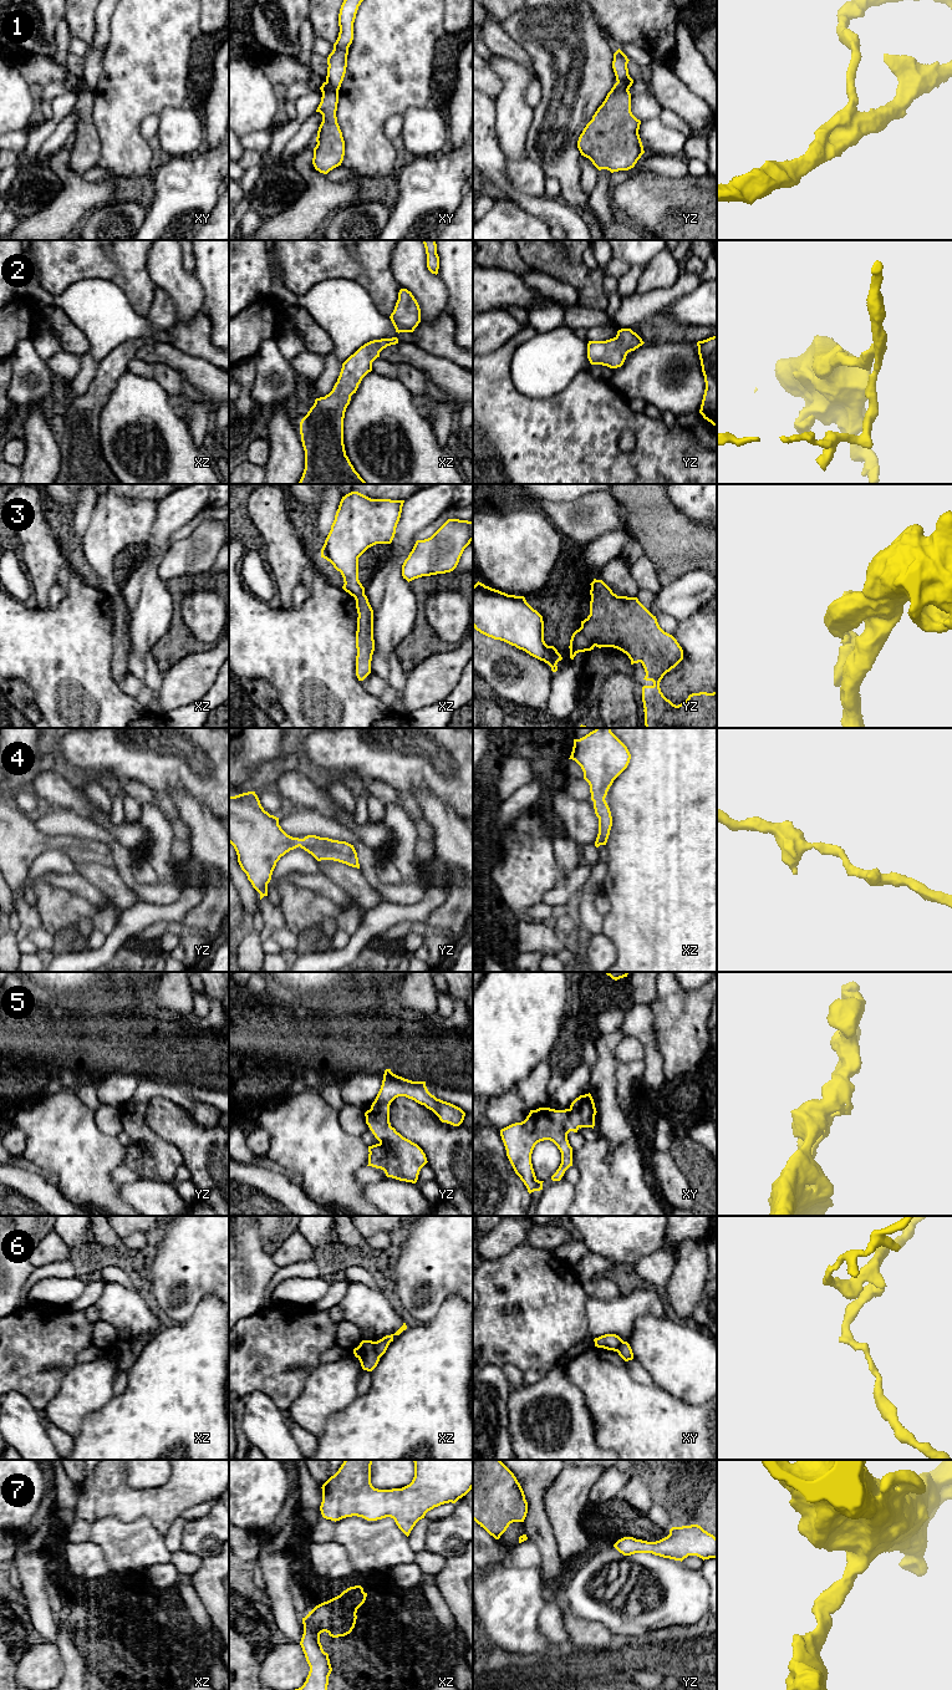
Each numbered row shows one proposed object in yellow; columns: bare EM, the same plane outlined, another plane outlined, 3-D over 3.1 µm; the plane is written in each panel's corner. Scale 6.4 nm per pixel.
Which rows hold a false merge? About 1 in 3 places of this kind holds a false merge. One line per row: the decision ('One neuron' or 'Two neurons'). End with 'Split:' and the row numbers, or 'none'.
1: Two neurons
2: One neuron
3: Two neurons
4: One neuron
5: One neuron
6: Two neurons
7: One neuron
Split: 1, 3, 6

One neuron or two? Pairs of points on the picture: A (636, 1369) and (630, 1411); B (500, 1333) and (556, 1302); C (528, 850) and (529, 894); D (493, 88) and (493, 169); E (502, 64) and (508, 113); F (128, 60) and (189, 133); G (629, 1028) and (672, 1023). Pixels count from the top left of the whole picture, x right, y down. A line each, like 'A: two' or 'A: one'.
A: two
B: one
C: one
D: two
E: one
F: two
G: two

